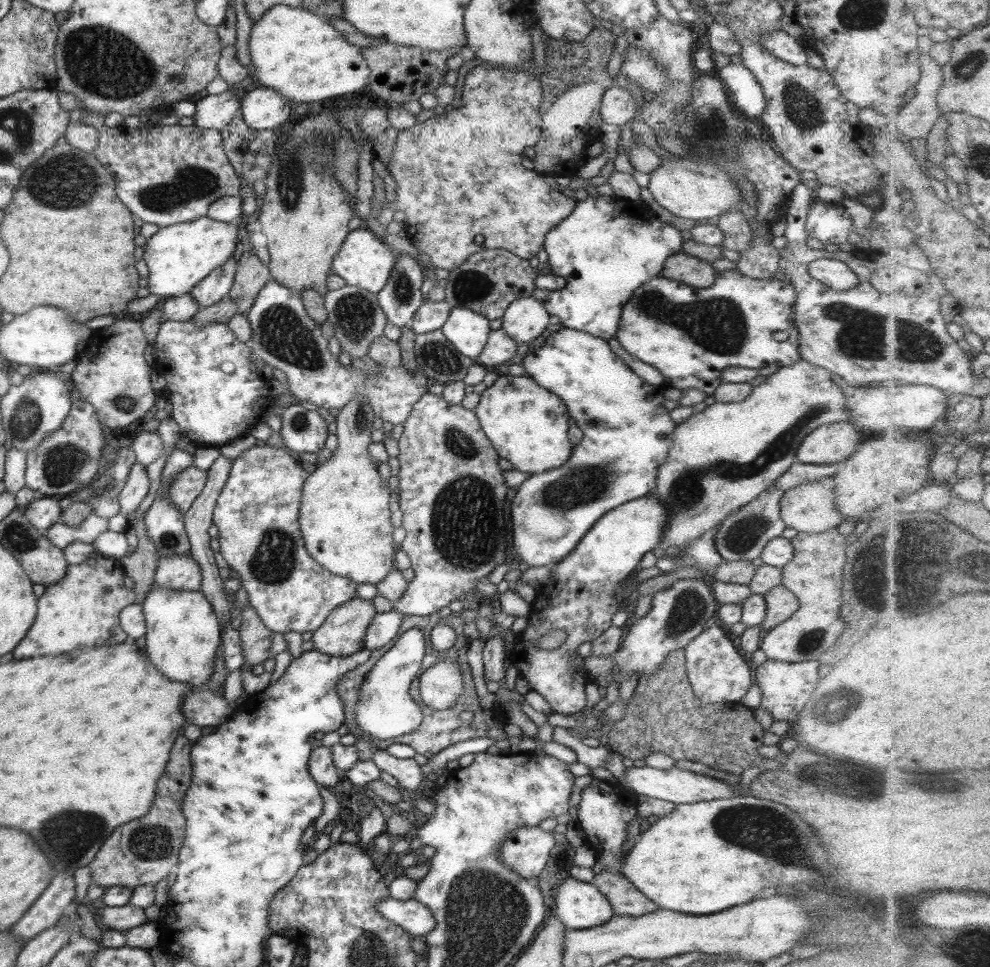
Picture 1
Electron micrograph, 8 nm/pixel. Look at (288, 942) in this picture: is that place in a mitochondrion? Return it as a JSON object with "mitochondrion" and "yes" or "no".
{"mitochondrion":"no"}

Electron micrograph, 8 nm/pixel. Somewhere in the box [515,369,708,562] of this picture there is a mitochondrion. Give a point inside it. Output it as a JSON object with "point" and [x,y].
{"point":[585,485]}

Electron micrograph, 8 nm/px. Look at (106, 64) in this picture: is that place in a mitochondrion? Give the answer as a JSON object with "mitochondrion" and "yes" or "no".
{"mitochondrion":"yes"}

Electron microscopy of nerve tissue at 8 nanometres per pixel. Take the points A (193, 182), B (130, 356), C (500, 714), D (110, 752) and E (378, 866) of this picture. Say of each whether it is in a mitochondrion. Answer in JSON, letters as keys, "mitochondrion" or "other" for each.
{"A":"mitochondrion","B":"other","C":"other","D":"other","E":"other"}

